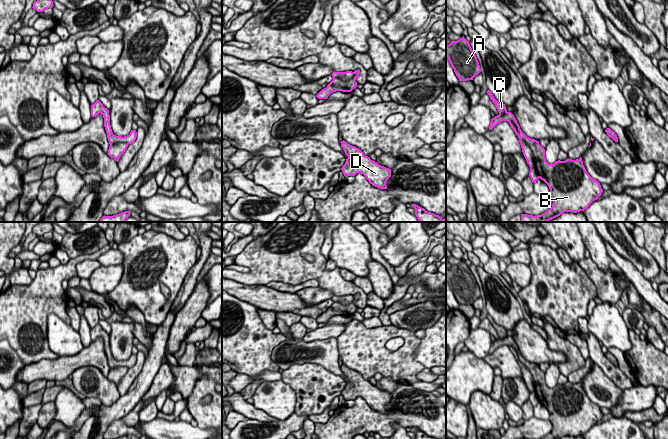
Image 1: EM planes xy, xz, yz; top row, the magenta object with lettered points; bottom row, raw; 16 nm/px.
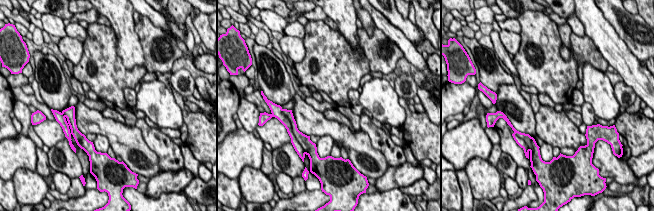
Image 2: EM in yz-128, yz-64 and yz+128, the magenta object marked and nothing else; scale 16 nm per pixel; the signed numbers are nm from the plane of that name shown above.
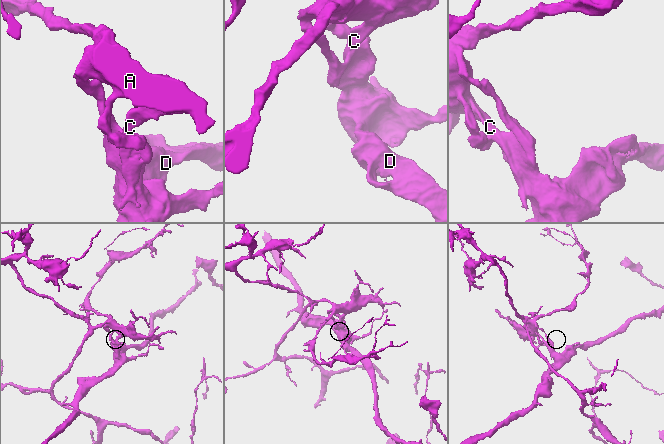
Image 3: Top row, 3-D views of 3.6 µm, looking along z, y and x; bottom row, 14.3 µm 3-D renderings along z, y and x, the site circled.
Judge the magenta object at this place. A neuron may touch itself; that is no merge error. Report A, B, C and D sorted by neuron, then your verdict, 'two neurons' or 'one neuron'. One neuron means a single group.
A C / B D | two neurons

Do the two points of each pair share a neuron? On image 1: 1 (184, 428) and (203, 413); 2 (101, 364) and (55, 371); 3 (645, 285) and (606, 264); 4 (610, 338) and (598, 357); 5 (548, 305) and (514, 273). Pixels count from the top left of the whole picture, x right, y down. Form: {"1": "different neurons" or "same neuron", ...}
{"1": "different neurons", "2": "same neuron", "3": "same neuron", "4": "different neurons", "5": "different neurons"}

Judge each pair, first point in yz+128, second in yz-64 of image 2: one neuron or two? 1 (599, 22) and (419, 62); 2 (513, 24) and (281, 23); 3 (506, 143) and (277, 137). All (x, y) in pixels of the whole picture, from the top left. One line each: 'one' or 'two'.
1: one
2: two
3: one

